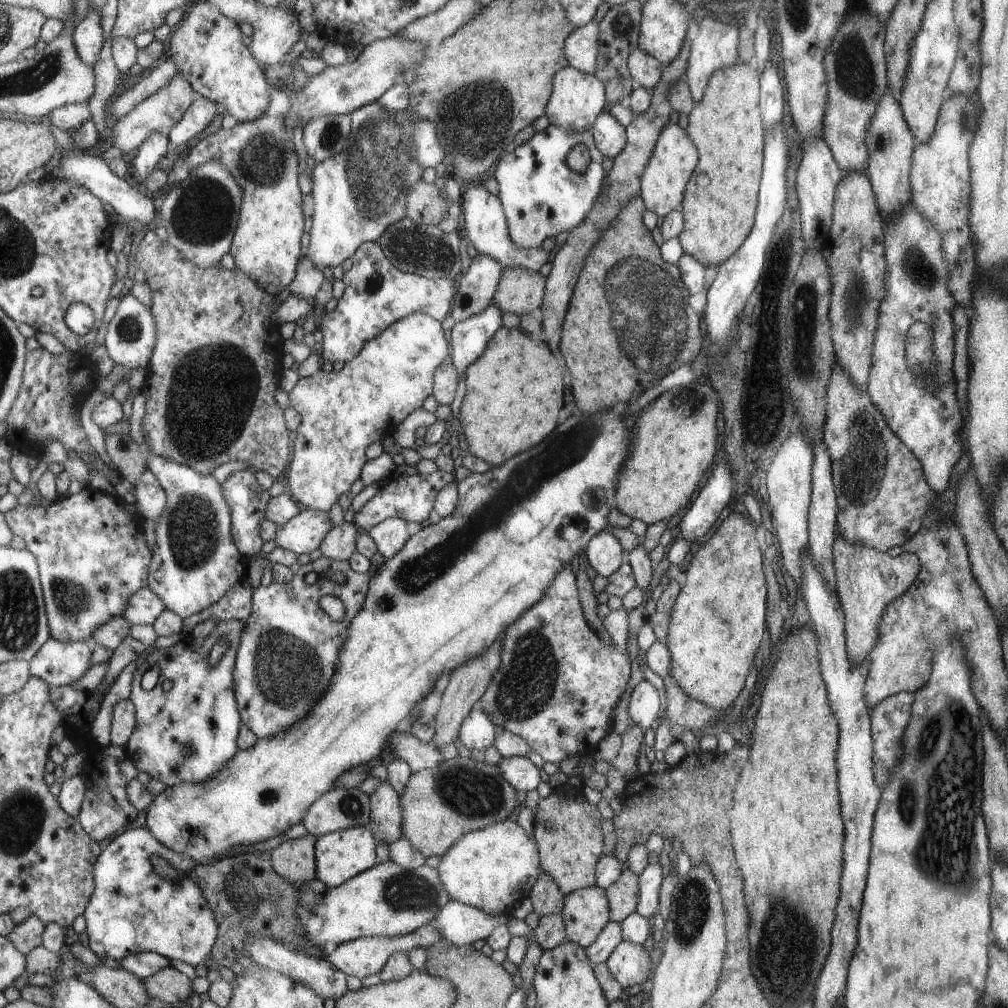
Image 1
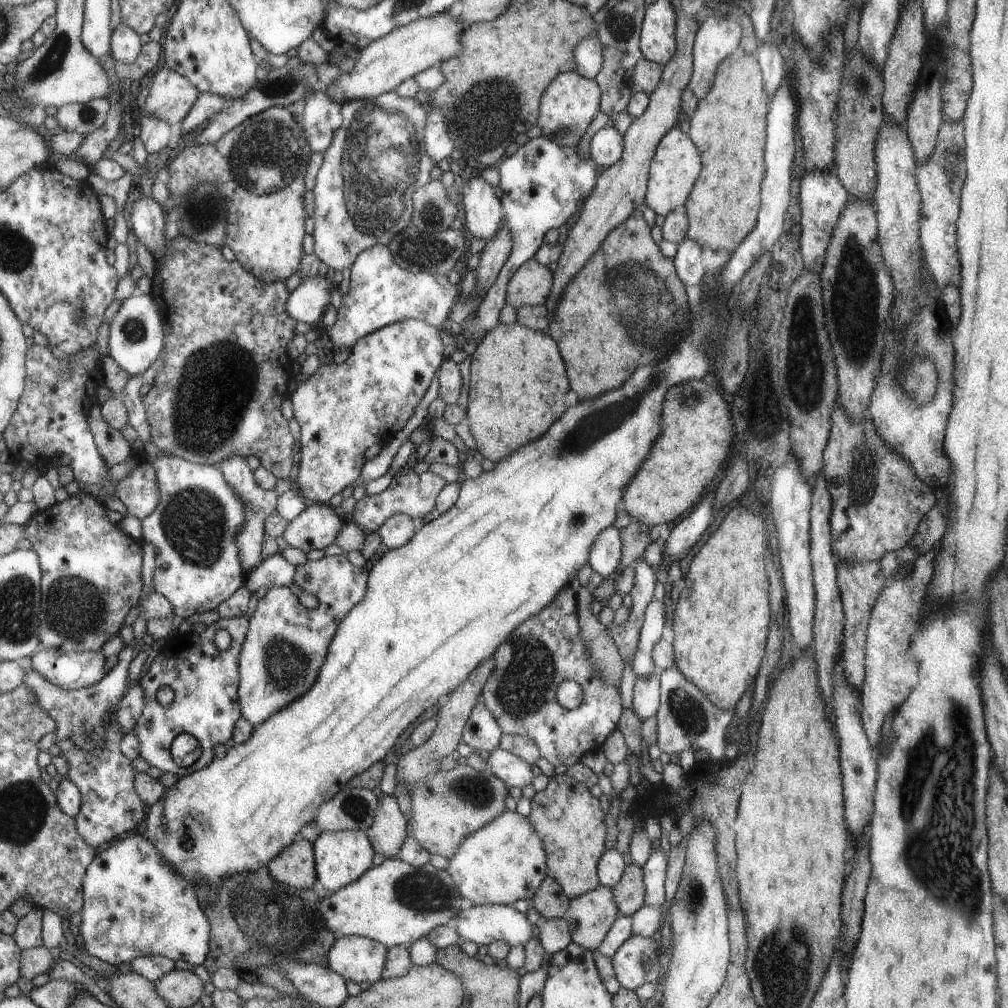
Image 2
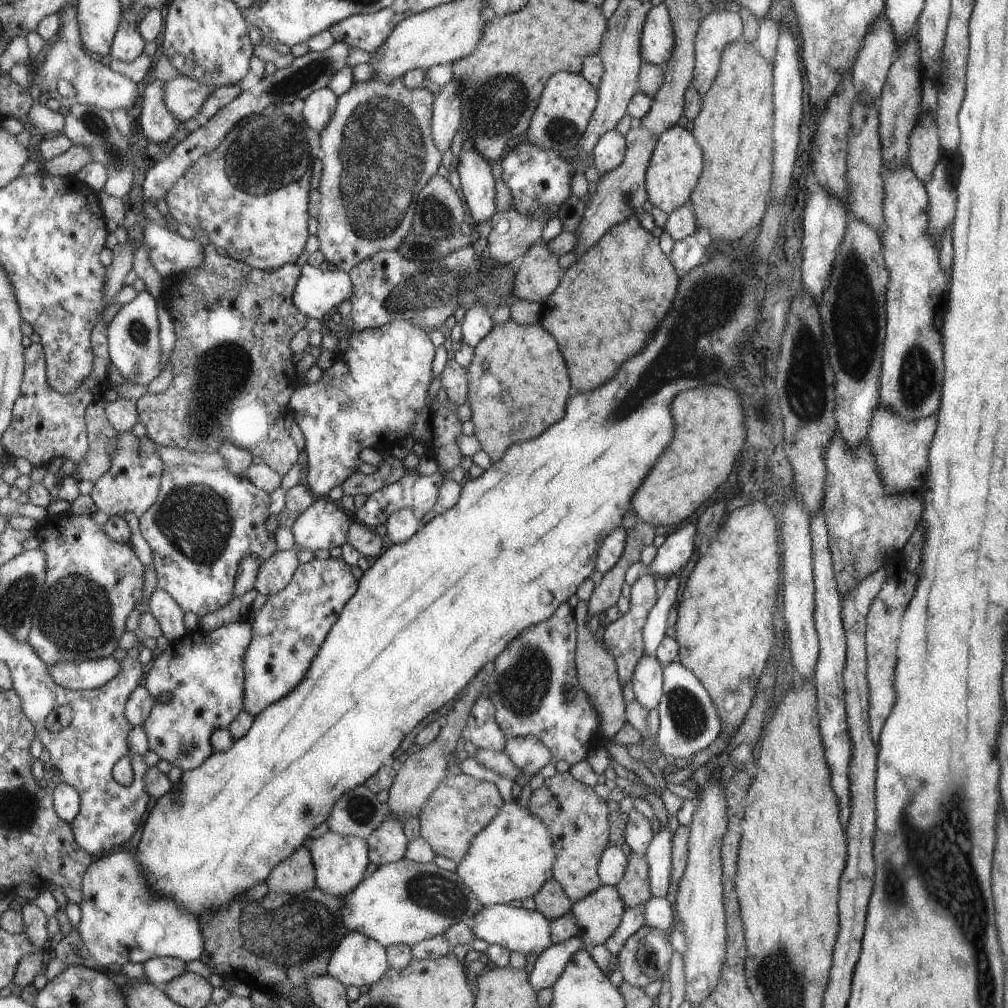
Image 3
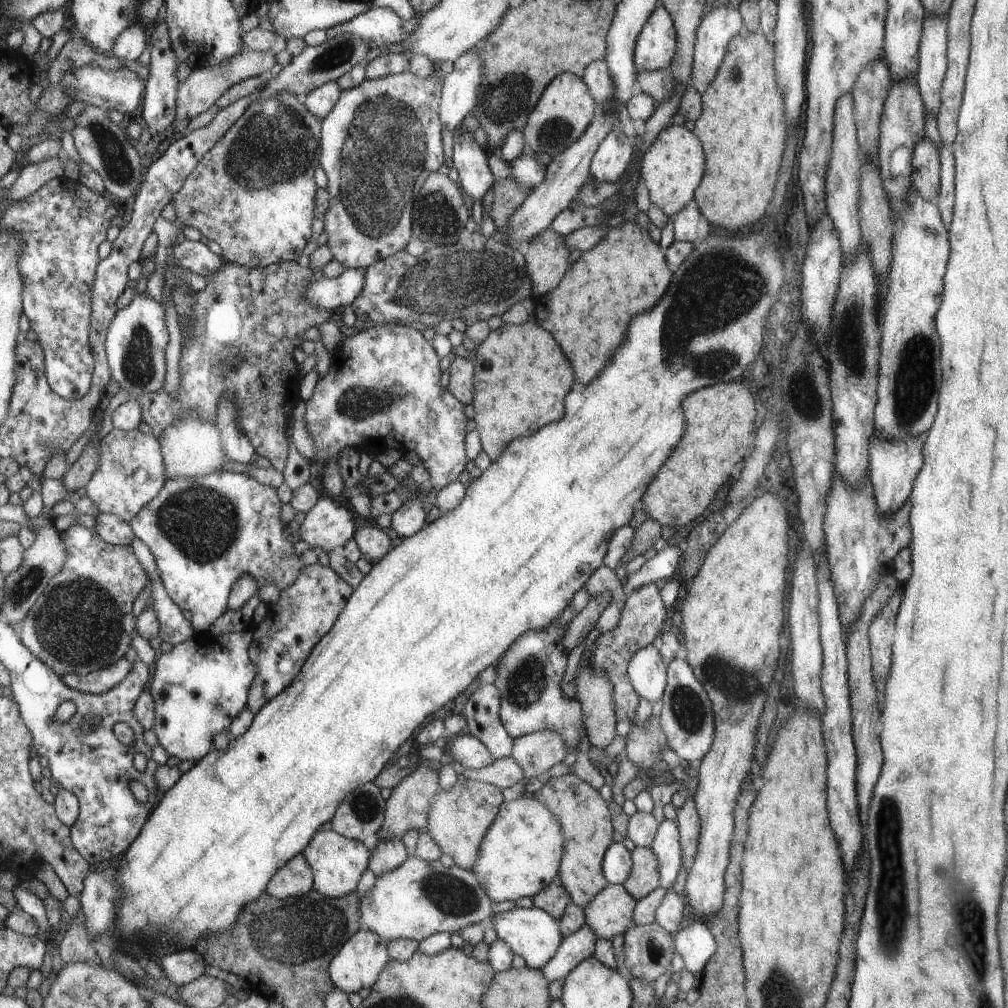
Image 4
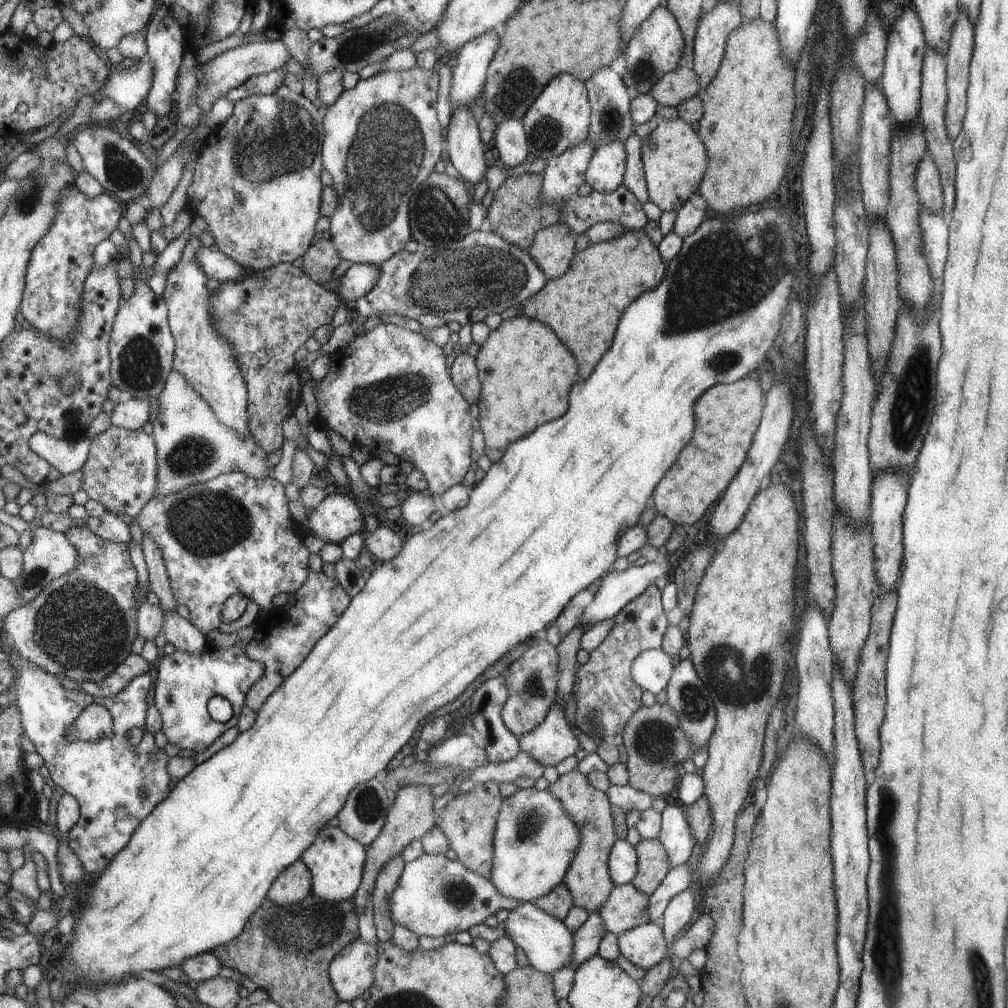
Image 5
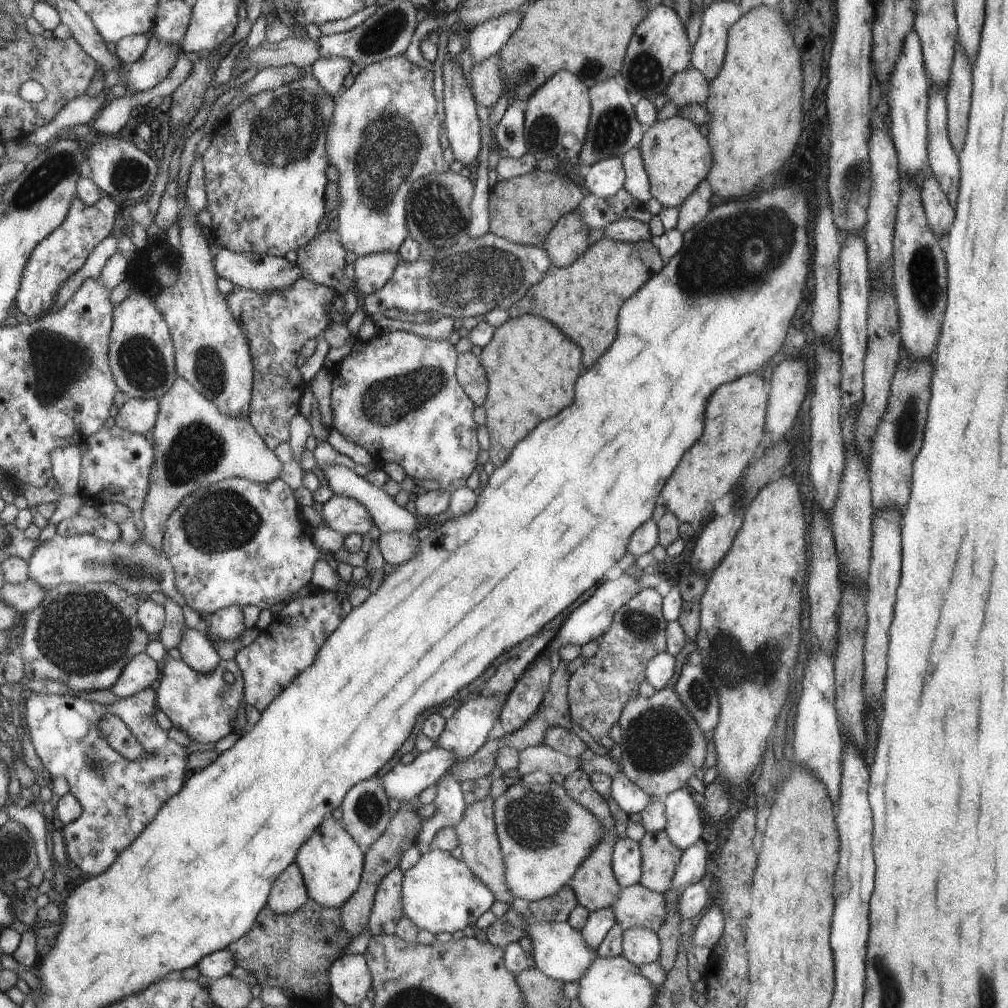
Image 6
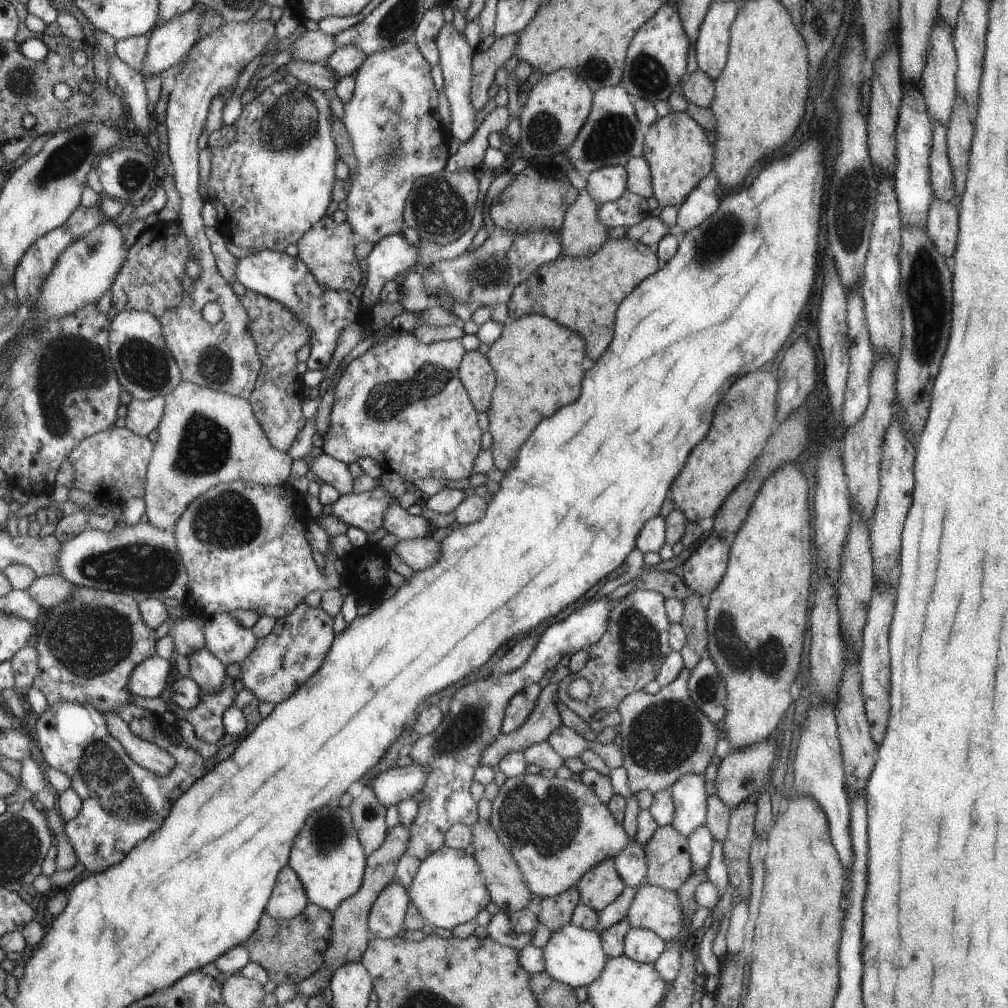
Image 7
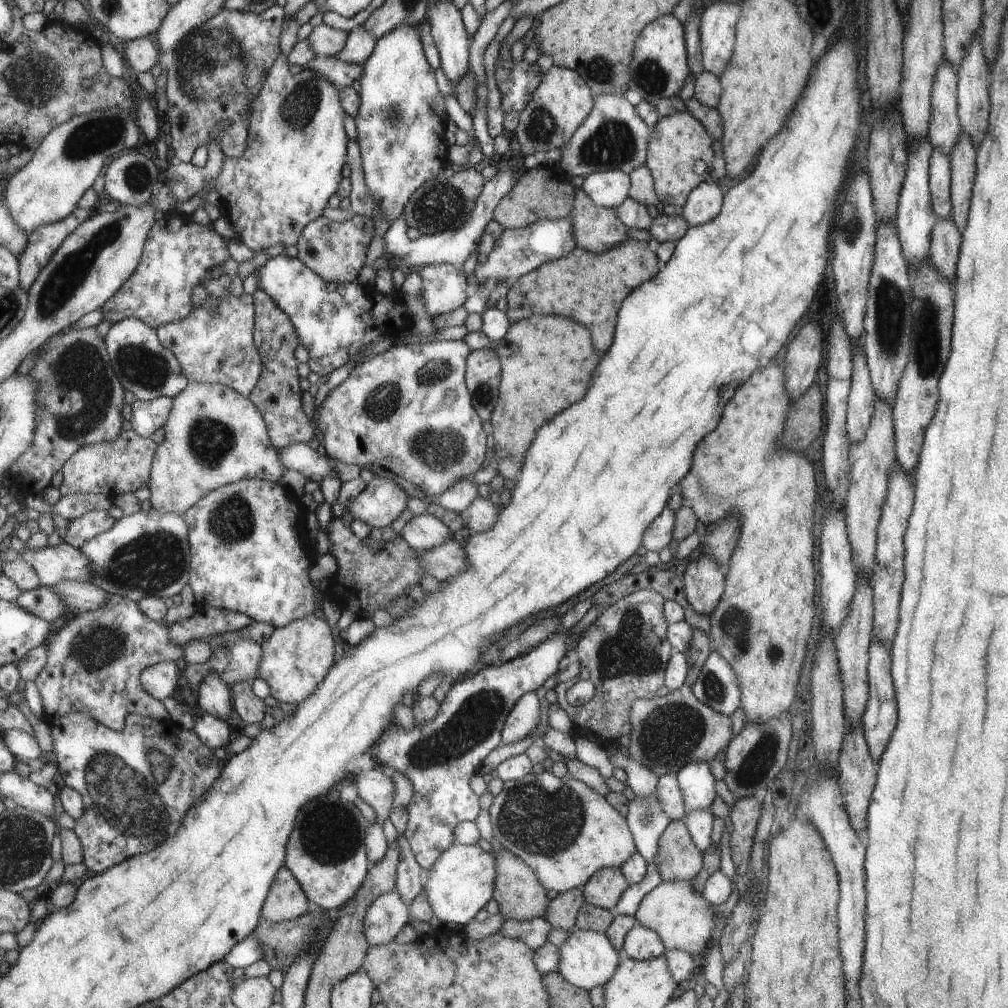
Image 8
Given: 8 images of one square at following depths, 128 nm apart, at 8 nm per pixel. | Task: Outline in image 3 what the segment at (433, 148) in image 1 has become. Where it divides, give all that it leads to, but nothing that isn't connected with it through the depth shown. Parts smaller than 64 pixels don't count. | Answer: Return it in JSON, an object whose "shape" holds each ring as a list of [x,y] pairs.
{"shape":[[[456,78],[438,90],[437,102],[433,107],[433,140],[437,148],[446,152],[452,144],[452,138],[462,126],[462,104],[464,88]]]}

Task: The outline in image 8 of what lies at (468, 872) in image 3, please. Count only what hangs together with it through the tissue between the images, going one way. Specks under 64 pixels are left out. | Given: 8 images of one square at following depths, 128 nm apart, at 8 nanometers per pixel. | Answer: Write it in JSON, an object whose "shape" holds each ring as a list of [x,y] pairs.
{"shape":[[[545,770],[506,781],[500,794],[493,798],[489,814],[493,837],[506,850],[525,861],[547,890],[561,893],[584,888],[602,867],[621,867],[630,856],[637,854],[636,840],[625,817],[596,789],[568,774],[559,778],[551,770]]]}

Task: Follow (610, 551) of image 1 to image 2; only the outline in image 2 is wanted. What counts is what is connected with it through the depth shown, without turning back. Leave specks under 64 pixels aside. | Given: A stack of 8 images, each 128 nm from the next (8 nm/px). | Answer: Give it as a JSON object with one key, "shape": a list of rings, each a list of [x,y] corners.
{"shape":[[[614,525],[606,528],[597,536],[596,542],[590,551],[590,566],[606,578],[617,570],[620,564],[623,542],[621,539],[620,529]]]}

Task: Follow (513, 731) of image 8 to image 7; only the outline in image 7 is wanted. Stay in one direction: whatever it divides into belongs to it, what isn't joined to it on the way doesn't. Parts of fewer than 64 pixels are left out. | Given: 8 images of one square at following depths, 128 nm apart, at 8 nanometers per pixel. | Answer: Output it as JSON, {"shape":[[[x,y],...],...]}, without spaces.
{"shape":[[[539,683],[529,684],[528,687],[513,696],[508,710],[505,711],[502,733],[517,731],[526,722],[533,708],[537,706],[542,689]]]}

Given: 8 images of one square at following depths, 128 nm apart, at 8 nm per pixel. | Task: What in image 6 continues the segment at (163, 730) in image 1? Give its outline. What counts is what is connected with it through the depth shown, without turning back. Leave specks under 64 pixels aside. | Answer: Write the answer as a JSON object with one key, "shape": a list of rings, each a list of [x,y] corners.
{"shape":[[[172,659],[166,662],[166,668],[162,668],[162,680],[157,690],[157,703],[158,708],[173,721],[174,726],[190,736],[190,740],[200,742],[200,744],[214,744],[220,738],[224,738],[228,732],[232,733],[230,724],[236,719],[236,712],[239,712],[238,707],[243,701],[242,692],[245,692],[245,677],[241,665],[236,660],[220,659],[218,666],[212,672],[204,674],[190,668],[190,665],[182,659]]]}

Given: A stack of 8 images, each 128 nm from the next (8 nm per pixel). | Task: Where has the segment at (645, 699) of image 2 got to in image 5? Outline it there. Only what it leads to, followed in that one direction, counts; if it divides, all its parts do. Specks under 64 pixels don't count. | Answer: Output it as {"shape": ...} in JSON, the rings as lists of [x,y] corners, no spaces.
{"shape":[[[648,649],[633,660],[633,680],[643,691],[660,694],[667,687],[673,666],[662,649]]]}

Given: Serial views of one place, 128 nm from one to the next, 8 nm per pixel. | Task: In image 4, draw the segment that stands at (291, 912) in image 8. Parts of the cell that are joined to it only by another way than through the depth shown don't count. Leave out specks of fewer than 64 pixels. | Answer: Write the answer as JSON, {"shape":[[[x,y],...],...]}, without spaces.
{"shape":[[[303,854],[298,855],[273,876],[267,891],[278,900],[296,898],[314,889],[313,879],[312,865]]]}

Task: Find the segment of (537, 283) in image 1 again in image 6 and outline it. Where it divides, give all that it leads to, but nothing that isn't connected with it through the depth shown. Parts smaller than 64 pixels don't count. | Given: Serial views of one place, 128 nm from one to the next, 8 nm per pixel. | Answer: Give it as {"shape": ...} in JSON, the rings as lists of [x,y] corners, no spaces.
{"shape":[[[572,210],[558,219],[540,246],[549,252],[552,266],[569,267],[589,250],[590,230],[582,216],[578,216],[576,210]]]}

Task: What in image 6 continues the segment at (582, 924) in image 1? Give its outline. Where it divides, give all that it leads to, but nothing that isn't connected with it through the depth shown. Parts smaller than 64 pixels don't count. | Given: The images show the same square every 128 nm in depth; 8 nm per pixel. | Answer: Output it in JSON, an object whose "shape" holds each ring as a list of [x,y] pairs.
{"shape":[[[639,882],[622,888],[621,896],[612,904],[614,918],[625,931],[632,927],[648,927],[658,932],[669,916],[668,898]]]}

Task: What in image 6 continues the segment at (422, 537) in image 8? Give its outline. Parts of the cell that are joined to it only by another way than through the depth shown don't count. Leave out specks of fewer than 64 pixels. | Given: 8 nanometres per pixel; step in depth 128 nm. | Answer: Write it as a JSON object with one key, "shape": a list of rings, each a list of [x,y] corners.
{"shape":[[[333,460],[333,462],[328,464],[322,471],[328,481],[329,487],[336,495],[358,500],[369,509],[380,532],[403,532],[404,534],[412,535],[414,530],[418,530],[416,517],[404,508],[404,506],[399,505],[393,497],[386,494],[386,492],[382,490],[382,487],[372,486],[368,480],[364,480],[364,477],[356,474],[353,469],[343,466],[340,460]]]}

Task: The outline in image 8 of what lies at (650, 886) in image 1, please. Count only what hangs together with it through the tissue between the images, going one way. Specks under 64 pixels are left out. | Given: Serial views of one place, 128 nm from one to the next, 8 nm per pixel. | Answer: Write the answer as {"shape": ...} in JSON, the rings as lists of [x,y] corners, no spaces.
{"shape":[[[688,762],[676,773],[680,792],[684,796],[685,814],[696,810],[710,809],[716,798],[716,779],[711,771],[711,762]]]}

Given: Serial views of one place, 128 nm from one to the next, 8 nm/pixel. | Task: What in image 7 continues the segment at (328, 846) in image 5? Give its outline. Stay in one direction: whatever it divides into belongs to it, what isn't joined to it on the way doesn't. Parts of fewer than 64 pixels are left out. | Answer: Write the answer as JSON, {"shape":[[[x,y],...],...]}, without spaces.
{"shape":[[[326,806],[314,812],[314,816],[306,820],[306,828],[302,830],[302,836],[298,836],[298,844],[294,844],[289,865],[304,882],[309,903],[330,912],[336,911],[341,903],[358,892],[365,878],[366,854],[349,808]]]}

